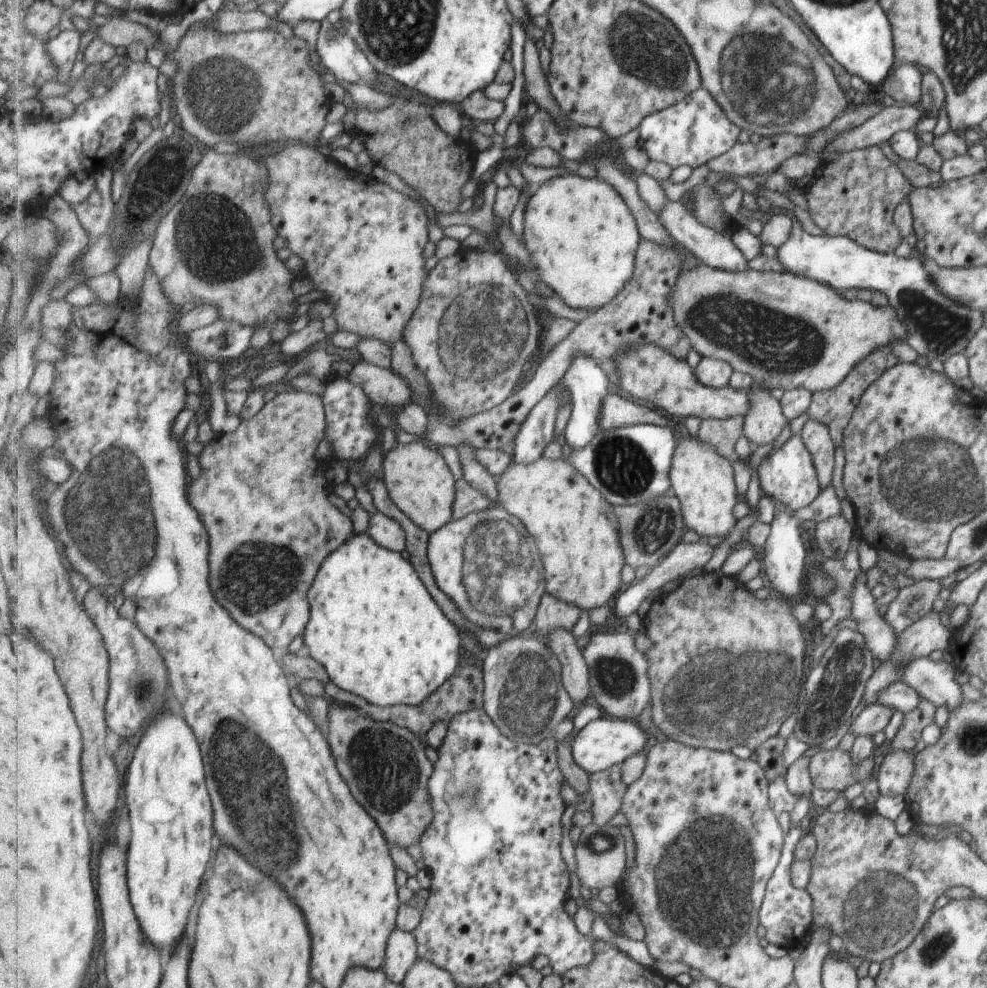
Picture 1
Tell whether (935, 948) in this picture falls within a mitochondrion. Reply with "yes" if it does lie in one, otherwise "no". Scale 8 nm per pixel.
yes

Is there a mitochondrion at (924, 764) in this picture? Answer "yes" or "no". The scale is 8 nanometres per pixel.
no

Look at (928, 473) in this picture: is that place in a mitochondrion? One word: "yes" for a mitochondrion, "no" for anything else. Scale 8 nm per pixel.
yes

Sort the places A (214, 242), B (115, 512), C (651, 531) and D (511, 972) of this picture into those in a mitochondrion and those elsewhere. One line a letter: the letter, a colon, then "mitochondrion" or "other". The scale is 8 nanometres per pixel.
A: mitochondrion
B: mitochondrion
C: mitochondrion
D: other

